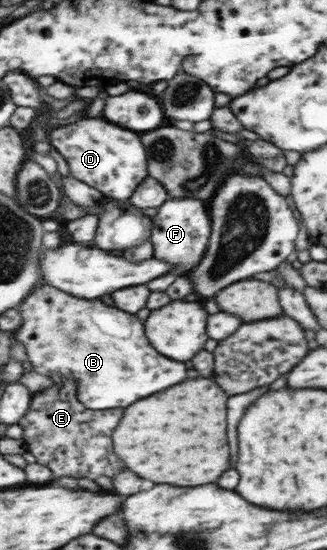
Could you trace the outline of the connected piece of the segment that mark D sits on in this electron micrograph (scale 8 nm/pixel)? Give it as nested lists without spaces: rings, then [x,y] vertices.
[[[86,118],[66,126],[54,126],[47,136],[52,148],[66,161],[71,177],[95,188],[104,198],[128,200],[134,188],[148,176],[146,154],[138,134],[122,130],[100,118]]]

